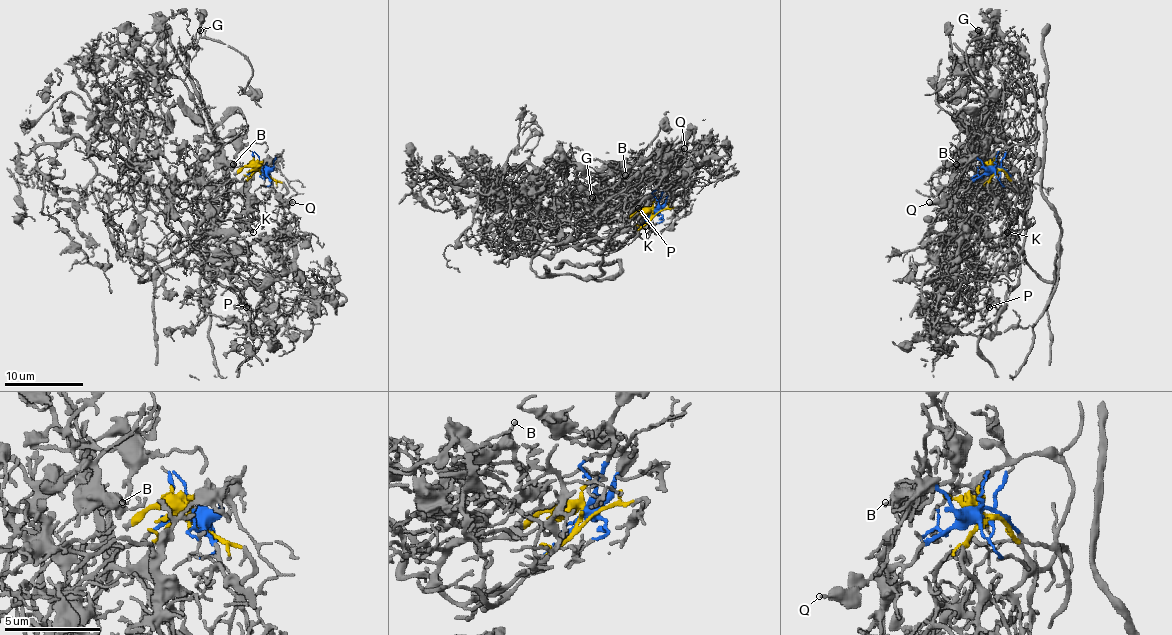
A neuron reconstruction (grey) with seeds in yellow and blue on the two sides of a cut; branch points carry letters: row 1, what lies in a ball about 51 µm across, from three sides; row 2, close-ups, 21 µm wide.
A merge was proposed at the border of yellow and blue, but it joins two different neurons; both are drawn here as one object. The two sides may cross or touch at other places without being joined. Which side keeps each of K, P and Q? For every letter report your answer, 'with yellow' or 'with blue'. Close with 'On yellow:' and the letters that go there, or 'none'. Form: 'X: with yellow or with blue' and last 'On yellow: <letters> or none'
K: with yellow
P: with yellow
Q: with blue
On yellow: K, P

